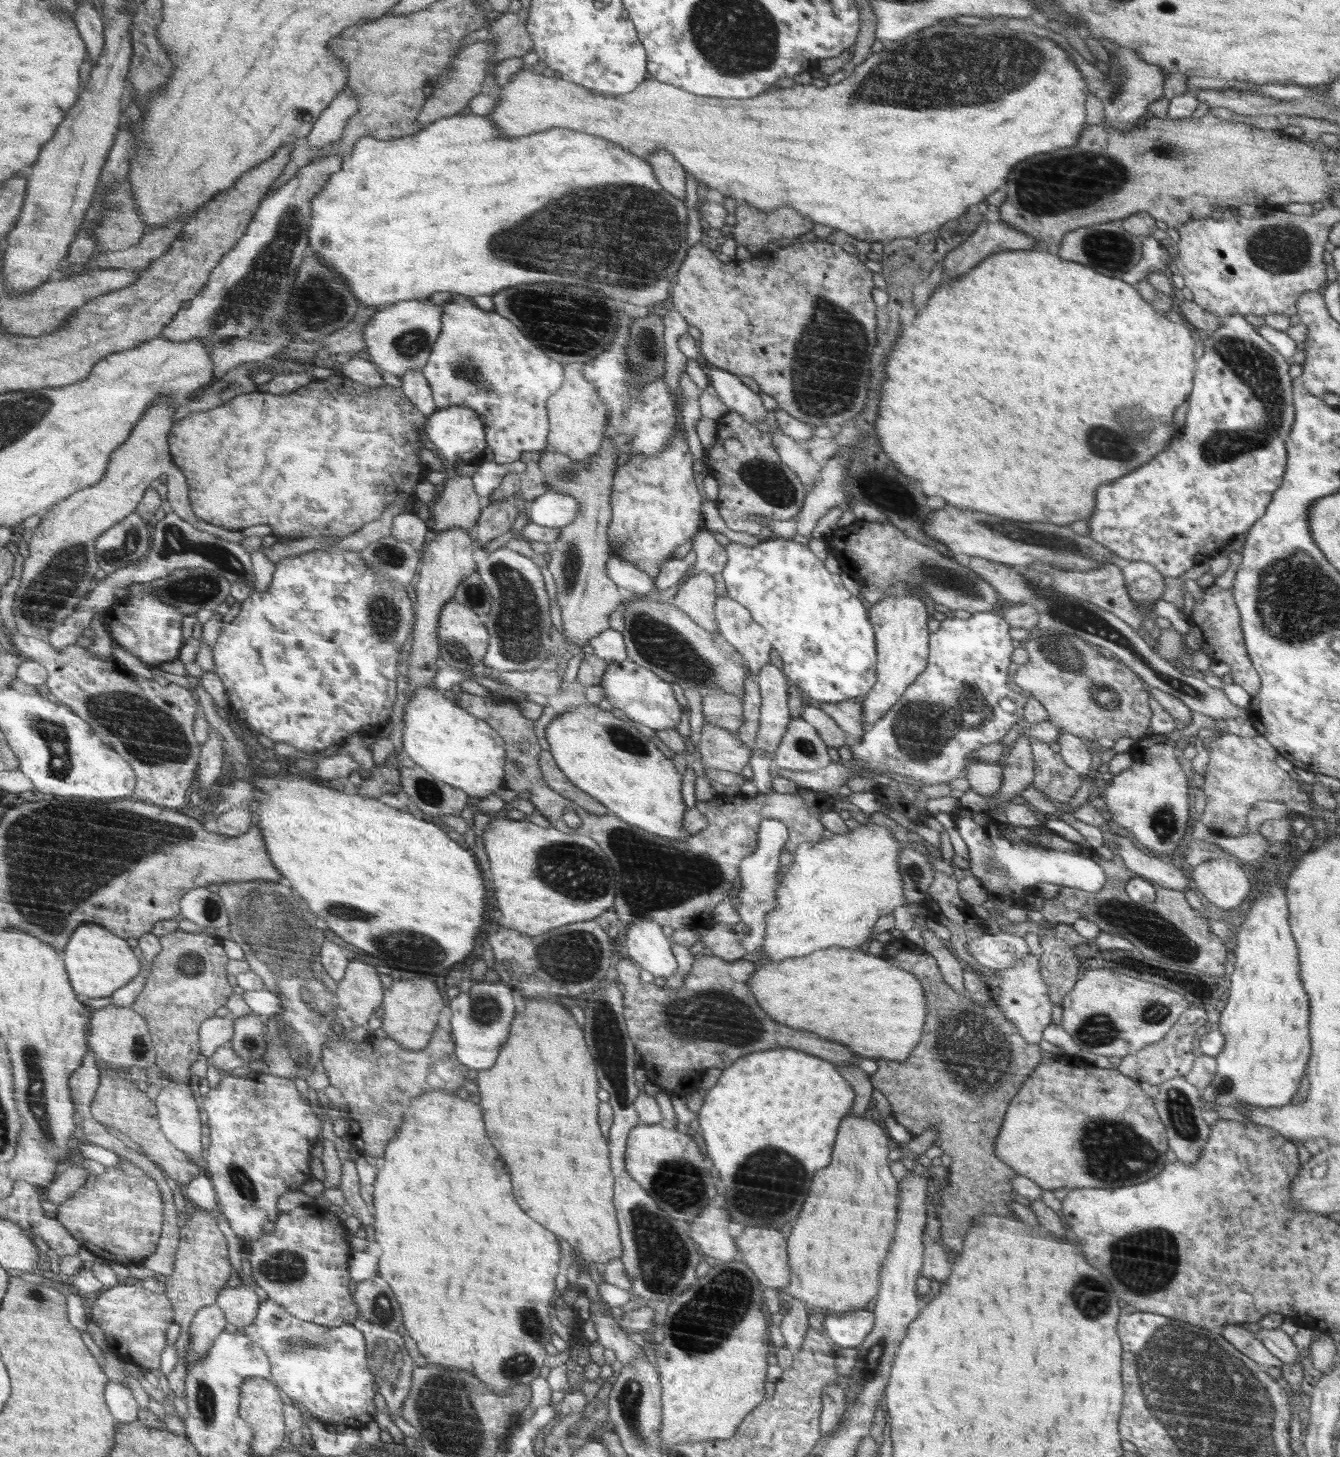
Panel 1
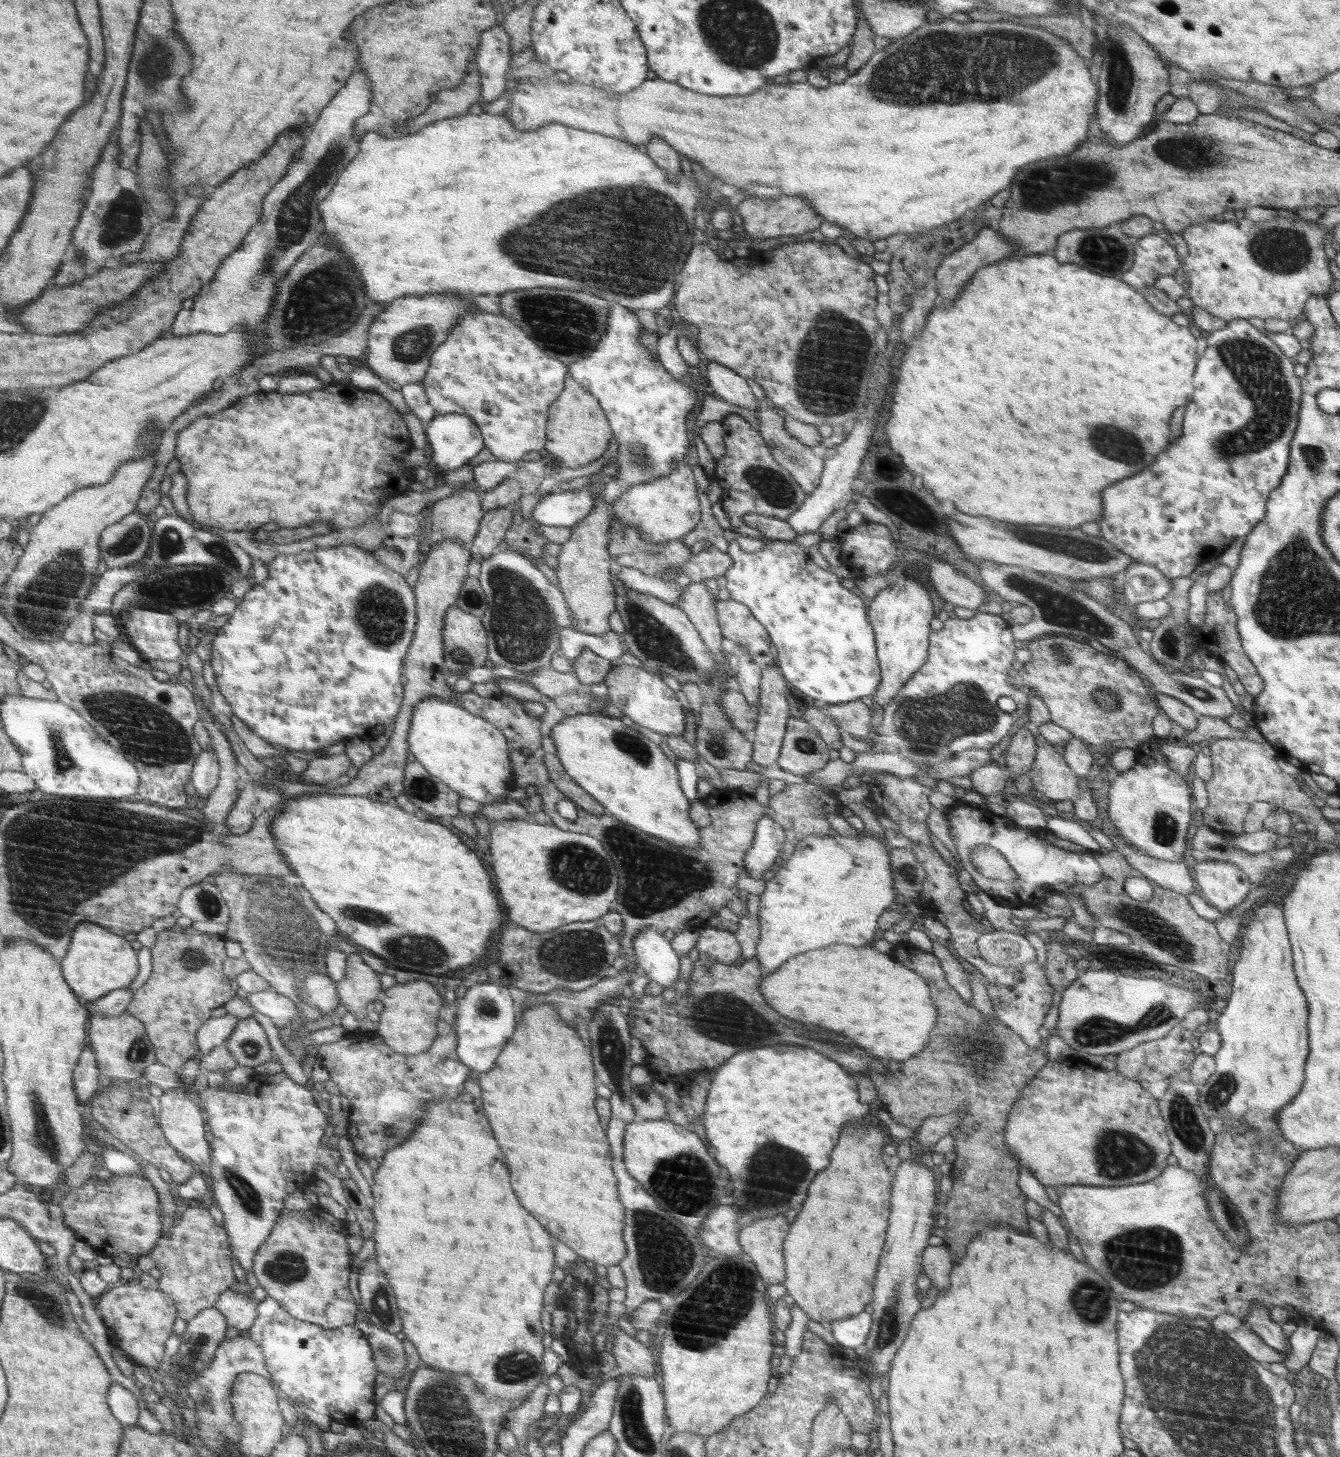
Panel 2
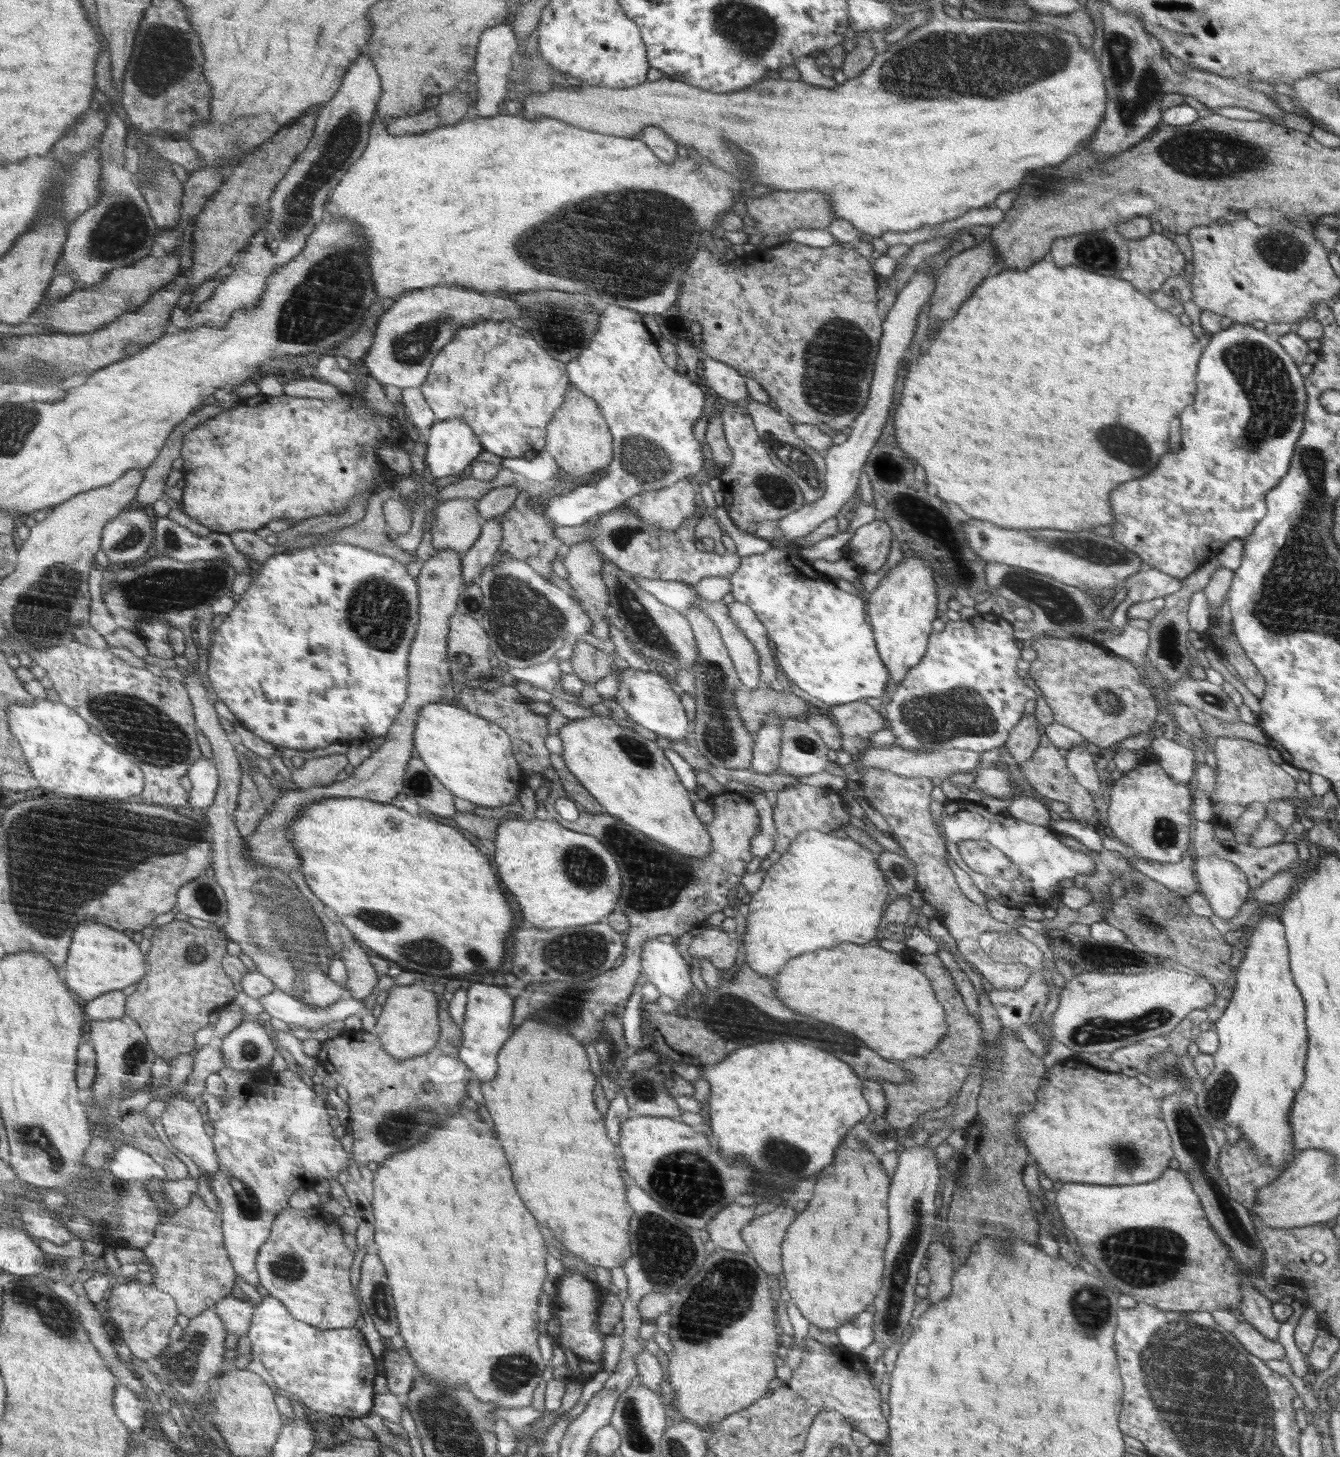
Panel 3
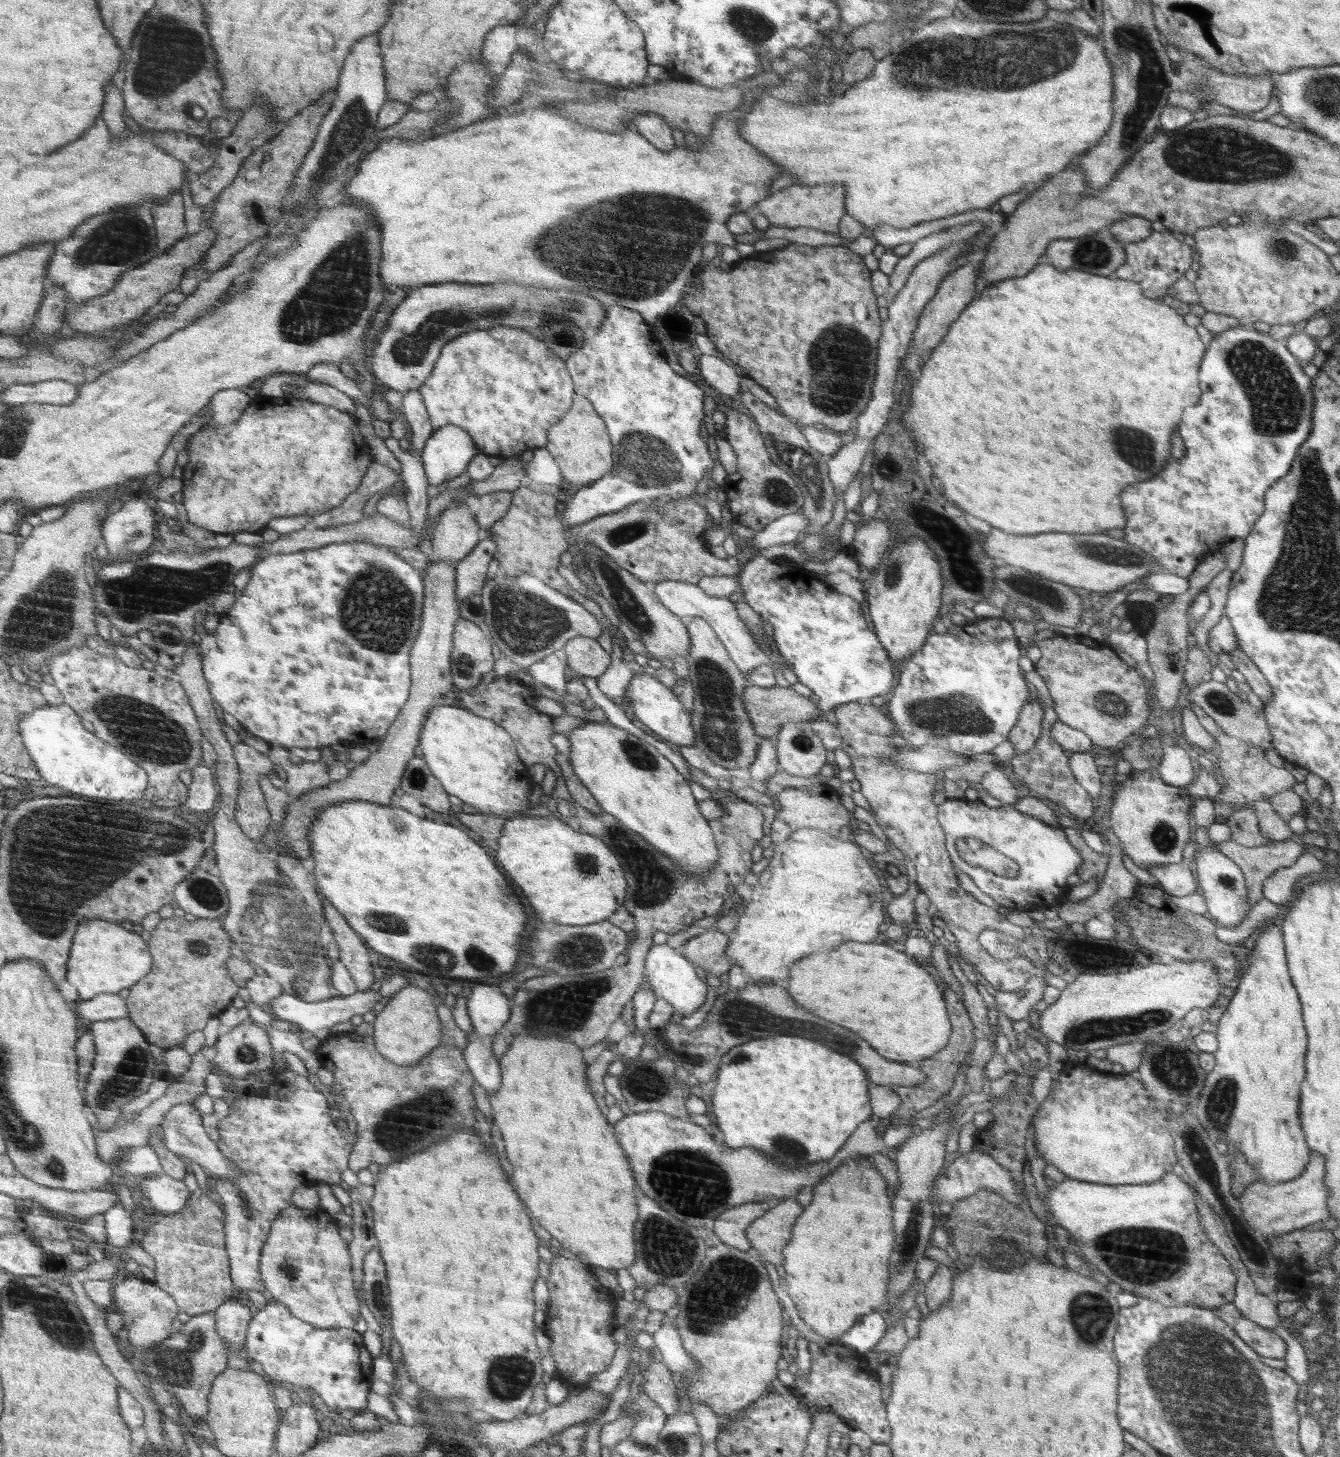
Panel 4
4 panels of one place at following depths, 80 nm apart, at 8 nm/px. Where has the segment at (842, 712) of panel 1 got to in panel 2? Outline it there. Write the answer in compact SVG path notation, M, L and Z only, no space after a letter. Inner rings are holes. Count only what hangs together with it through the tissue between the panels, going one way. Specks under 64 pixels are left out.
M860 699L850 703L825 705L821 709L824 714L836 720L839 728L858 739L867 738L879 721L879 715L874 714L870 705L862 703Z

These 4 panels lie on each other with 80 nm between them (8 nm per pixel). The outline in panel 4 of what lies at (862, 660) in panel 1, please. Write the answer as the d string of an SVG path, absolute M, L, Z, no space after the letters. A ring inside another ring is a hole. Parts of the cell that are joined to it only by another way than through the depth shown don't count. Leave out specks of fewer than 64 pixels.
M758 554L746 559L742 567L737 575L737 591L742 594L741 600L772 624L774 642L780 655L792 672L795 672L799 682L818 696L817 708L821 713L846 703L865 702L874 696L888 697L888 690L894 680L892 660L880 645L878 637L868 628L864 616L860 614L860 604L854 598L838 593L828 584L822 584L812 572L780 557L766 558Z

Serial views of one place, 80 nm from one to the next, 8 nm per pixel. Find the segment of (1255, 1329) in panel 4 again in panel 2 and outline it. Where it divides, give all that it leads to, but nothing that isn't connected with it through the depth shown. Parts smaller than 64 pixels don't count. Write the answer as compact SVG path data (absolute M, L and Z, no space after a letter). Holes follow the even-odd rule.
M1245 1322L1238 1326L1236 1330L1228 1330L1227 1334L1247 1356L1250 1356L1260 1364L1268 1365L1285 1361L1287 1356L1285 1352L1280 1353L1280 1351L1272 1349Z

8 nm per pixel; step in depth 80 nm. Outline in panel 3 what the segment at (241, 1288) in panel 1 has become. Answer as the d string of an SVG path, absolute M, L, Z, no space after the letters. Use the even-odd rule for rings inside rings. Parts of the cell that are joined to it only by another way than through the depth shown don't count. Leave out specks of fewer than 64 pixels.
M230 1294L217 1302L215 1309L219 1313L220 1320L223 1320L224 1330L228 1335L234 1335L240 1339L249 1332L250 1320L254 1320L252 1318L252 1312L254 1312L252 1304L248 1304L242 1299L238 1300Z

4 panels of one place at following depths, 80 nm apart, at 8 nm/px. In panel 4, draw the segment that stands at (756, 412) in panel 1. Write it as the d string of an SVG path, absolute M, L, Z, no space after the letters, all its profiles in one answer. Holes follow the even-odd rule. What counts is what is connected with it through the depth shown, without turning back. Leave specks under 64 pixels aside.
M698 354L698 374L706 383L724 396L738 396L741 377L735 369L713 355Z

